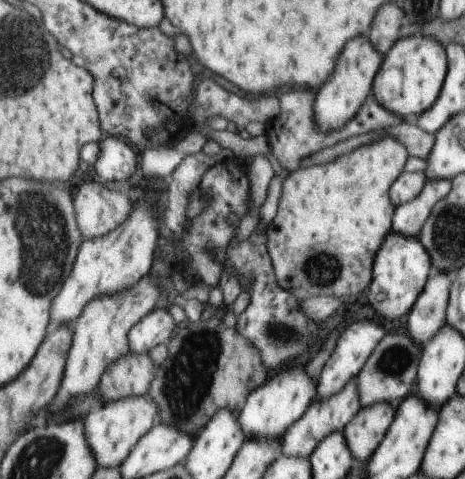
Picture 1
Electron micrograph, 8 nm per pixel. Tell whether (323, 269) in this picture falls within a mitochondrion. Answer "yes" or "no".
yes

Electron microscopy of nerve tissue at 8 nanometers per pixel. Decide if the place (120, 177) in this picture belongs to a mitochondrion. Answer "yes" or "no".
no

